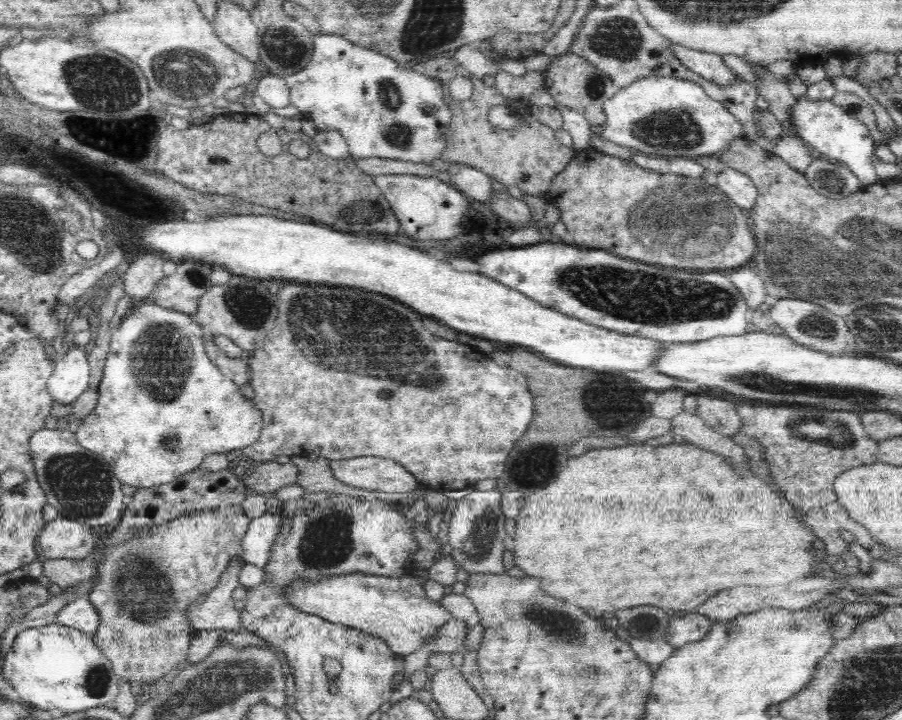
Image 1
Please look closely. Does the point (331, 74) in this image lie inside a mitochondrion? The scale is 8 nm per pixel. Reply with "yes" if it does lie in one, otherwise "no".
no

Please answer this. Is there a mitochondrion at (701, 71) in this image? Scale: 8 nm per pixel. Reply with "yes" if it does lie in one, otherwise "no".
no

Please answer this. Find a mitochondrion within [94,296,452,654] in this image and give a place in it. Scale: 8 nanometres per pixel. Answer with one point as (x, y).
(162, 364)

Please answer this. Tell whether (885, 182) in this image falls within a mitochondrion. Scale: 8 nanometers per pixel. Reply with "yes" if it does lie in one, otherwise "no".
no

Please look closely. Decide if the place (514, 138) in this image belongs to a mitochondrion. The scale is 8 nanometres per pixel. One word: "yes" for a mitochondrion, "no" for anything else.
no

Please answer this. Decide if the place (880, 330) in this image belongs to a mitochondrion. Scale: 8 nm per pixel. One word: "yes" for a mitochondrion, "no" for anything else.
yes

